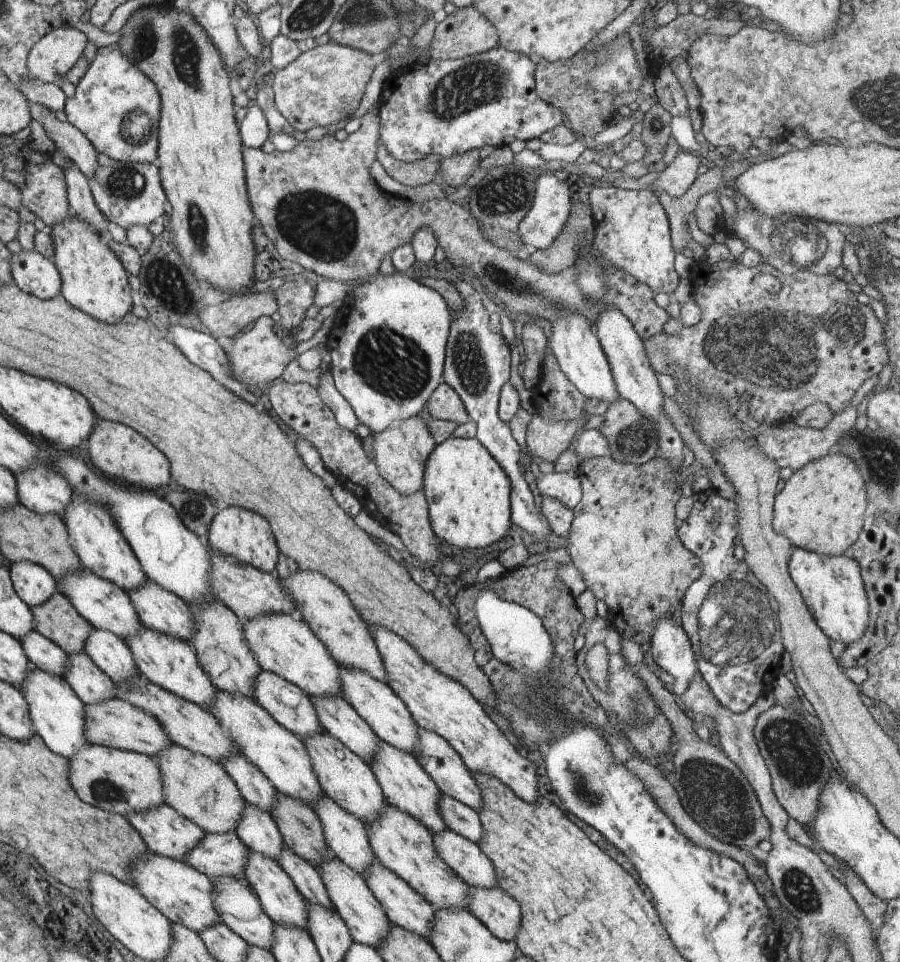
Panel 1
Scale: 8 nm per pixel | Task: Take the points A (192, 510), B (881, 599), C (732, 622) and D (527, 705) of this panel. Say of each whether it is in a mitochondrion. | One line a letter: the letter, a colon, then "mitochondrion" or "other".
A: mitochondrion
B: other
C: mitochondrion
D: mitochondrion

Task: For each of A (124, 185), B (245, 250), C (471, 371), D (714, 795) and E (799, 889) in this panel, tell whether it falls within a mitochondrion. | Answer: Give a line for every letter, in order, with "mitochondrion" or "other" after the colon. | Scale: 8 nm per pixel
A: mitochondrion
B: other
C: mitochondrion
D: mitochondrion
E: mitochondrion

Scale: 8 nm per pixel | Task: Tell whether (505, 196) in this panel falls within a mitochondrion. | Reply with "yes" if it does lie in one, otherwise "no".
yes

